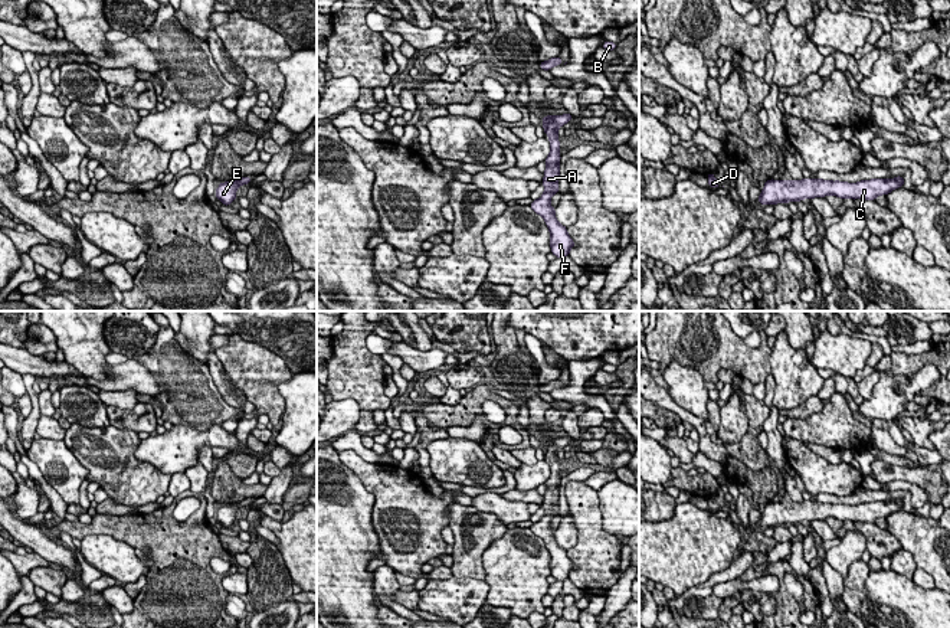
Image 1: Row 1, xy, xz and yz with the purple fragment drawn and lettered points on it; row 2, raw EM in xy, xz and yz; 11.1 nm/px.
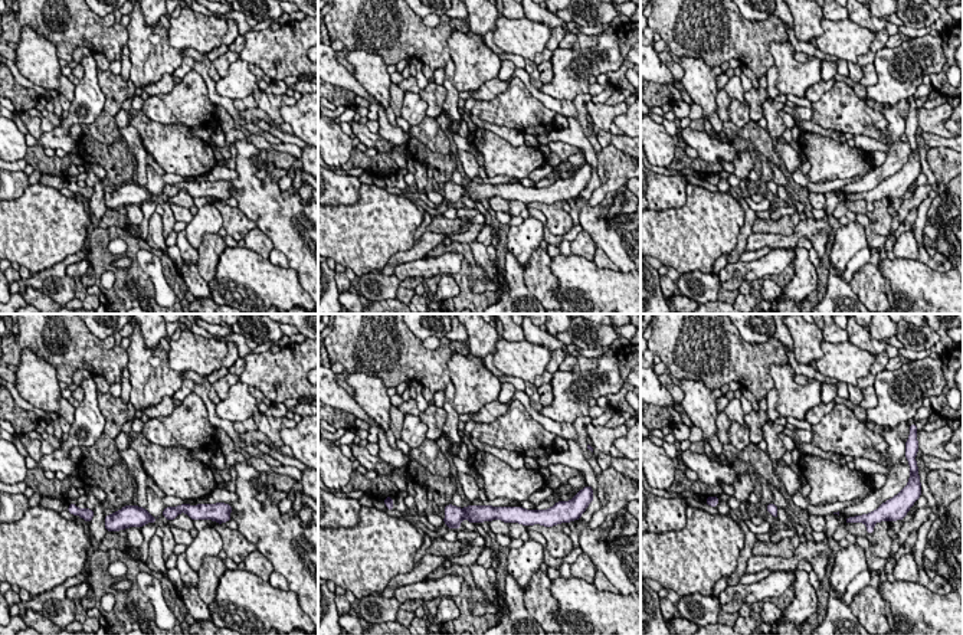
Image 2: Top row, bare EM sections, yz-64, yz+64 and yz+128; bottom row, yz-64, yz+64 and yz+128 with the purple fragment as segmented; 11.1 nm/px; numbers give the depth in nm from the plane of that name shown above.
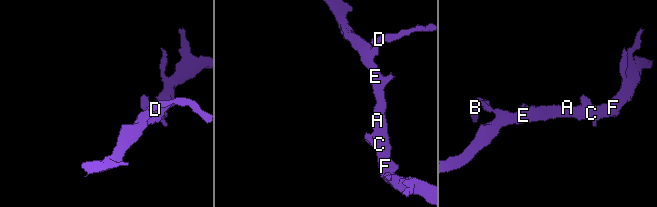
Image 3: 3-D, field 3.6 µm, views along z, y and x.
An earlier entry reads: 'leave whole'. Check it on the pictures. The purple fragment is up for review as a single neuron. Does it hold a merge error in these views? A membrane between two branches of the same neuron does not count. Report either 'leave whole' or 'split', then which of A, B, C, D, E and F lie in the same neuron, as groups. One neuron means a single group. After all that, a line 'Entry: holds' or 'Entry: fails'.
leave whole | A B C D E F
Entry: holds

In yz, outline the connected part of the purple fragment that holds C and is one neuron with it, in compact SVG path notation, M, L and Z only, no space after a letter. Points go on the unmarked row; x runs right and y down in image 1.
M902 498L895 501L872 501L858 506L831 504L822 501L803 501L803 503L767 503L764 511L760 516L757 526L776 527L787 524L799 524L803 521L825 520L833 517L841 521L865 521L875 523L879 517L888 517L890 514L904 508Z

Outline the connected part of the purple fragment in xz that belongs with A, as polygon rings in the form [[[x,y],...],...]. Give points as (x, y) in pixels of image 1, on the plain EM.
[[[570,435],[564,438],[547,438],[543,439],[543,449],[544,455],[550,459],[550,468],[551,474],[548,480],[544,483],[547,485],[546,494],[544,494],[544,517],[533,523],[530,527],[531,531],[544,540],[544,544],[550,553],[550,569],[551,576],[557,580],[566,580],[569,579],[570,572],[576,568],[571,560],[567,556],[567,550],[560,547],[556,542],[556,531],[550,527],[551,519],[558,514],[558,488],[560,488],[560,465],[557,452],[564,448],[566,445],[571,444],[573,438]]]

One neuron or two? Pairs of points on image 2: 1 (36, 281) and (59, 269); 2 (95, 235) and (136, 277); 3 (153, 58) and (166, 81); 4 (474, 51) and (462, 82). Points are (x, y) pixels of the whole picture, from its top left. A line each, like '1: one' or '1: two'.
1: one
2: one
3: two
4: one

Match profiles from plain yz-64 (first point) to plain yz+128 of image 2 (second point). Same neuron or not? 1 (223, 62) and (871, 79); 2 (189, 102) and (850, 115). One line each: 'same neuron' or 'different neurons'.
1: same neuron
2: same neuron

